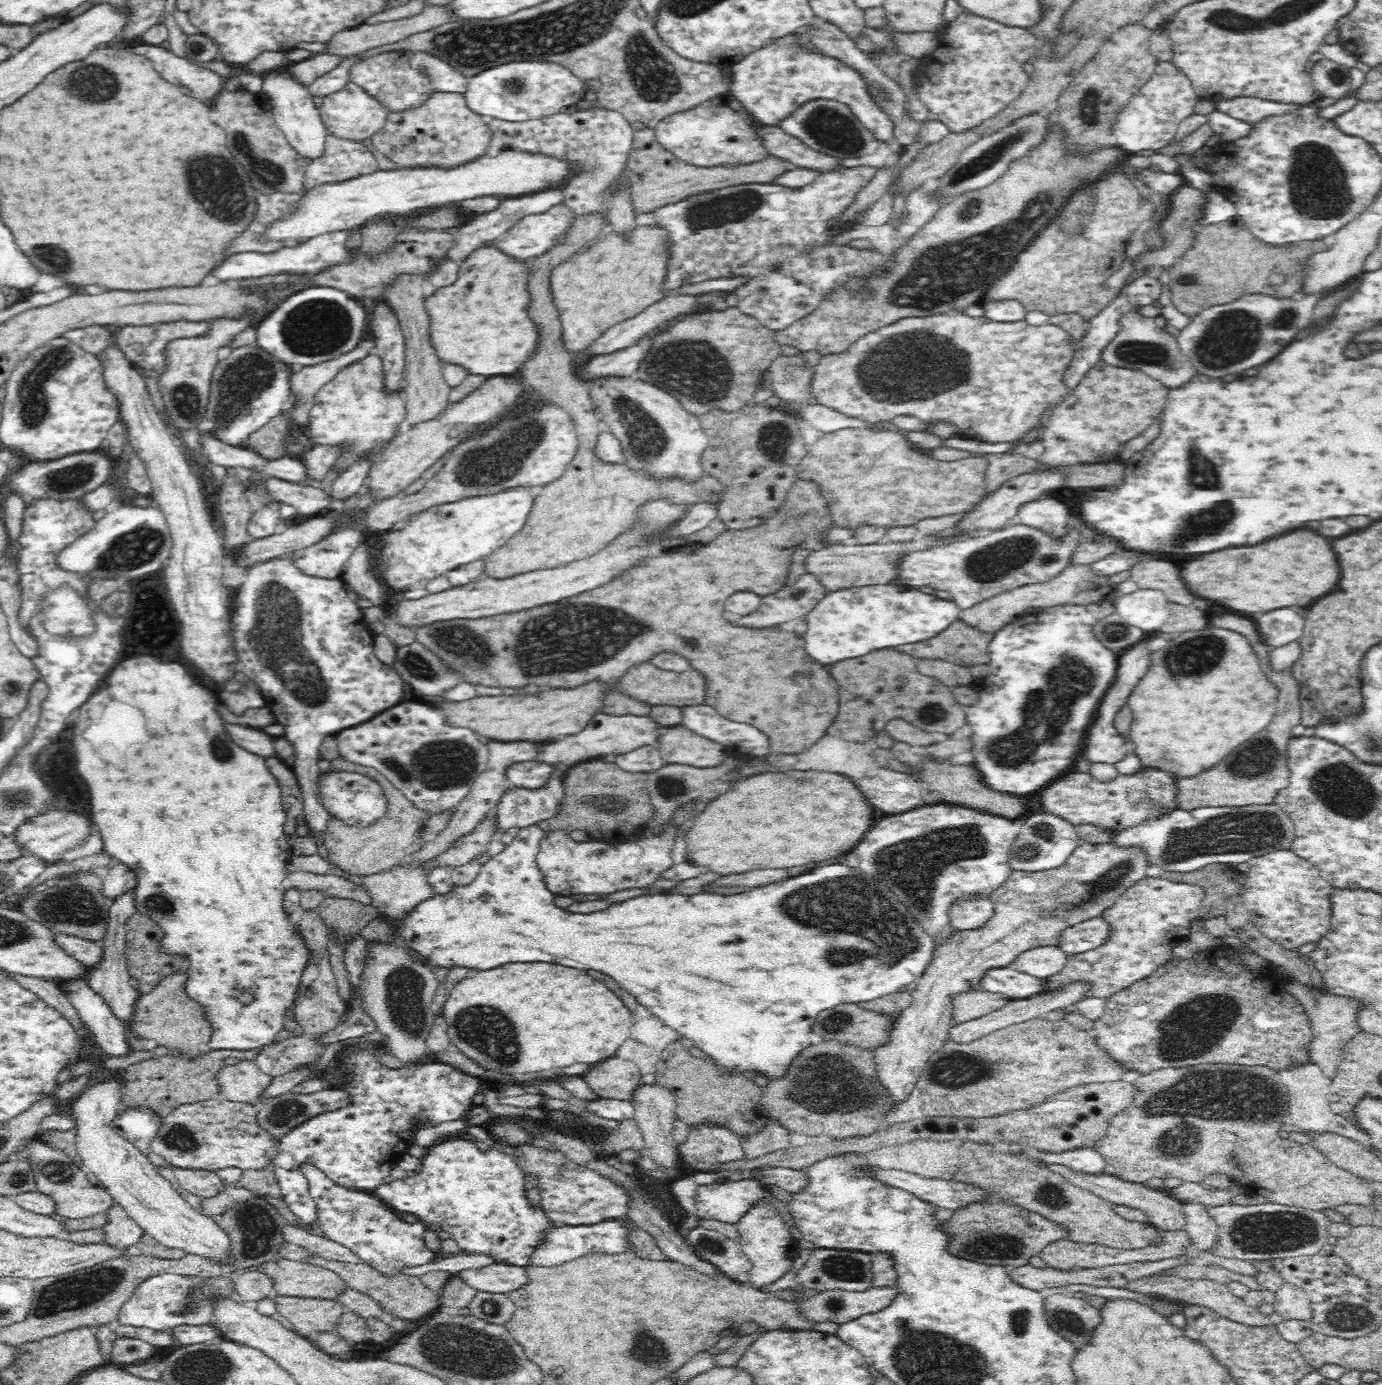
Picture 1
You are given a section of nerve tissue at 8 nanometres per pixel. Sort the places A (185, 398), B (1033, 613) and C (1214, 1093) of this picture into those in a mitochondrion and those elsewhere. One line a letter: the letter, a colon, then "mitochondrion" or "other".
A: mitochondrion
B: other
C: mitochondrion

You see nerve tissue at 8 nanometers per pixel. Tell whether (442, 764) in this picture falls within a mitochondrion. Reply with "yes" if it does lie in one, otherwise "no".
yes

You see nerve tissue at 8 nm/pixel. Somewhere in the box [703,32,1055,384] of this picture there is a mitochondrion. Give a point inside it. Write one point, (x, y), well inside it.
(830, 128)

